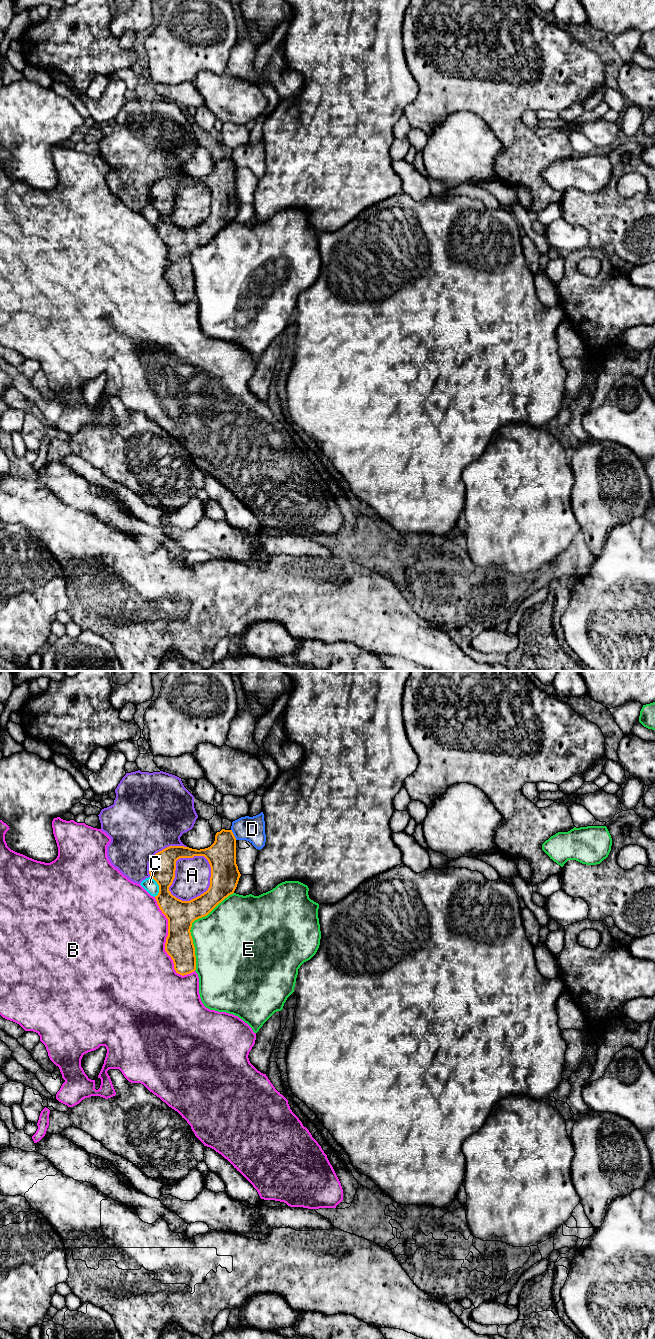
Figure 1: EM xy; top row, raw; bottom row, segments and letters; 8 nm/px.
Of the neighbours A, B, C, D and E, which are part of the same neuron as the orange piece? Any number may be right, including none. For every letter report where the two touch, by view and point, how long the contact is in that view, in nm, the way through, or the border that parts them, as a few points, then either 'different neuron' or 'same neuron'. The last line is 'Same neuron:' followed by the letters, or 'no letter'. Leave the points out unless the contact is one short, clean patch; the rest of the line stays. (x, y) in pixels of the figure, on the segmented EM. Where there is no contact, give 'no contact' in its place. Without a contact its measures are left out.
A: xy (175, 864) | 420 nm | different neuron
B: xy (166, 941) | 700 nm | different neuron
C: xy (159, 886) | 180 nm | different neuron
D: xy (233, 834) | 100 nm | along xy (231, 829), (236, 839) | different neuron
E: xy (191, 926) | 700 nm | different neuron
Same neuron: no letter

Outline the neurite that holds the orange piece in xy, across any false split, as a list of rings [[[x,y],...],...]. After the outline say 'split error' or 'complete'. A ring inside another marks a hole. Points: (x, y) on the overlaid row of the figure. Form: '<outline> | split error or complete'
[[[222,829],[216,833],[214,843],[205,849],[169,846],[152,857],[149,874],[159,885],[155,899],[168,919],[165,951],[173,960],[176,973],[190,974],[196,970],[195,947],[190,932],[192,923],[207,916],[233,894],[241,876],[236,864],[236,838],[232,830]],[[194,856],[204,856],[208,860],[210,886],[200,896],[182,901],[171,894],[169,887],[175,878],[176,861]]] | complete

